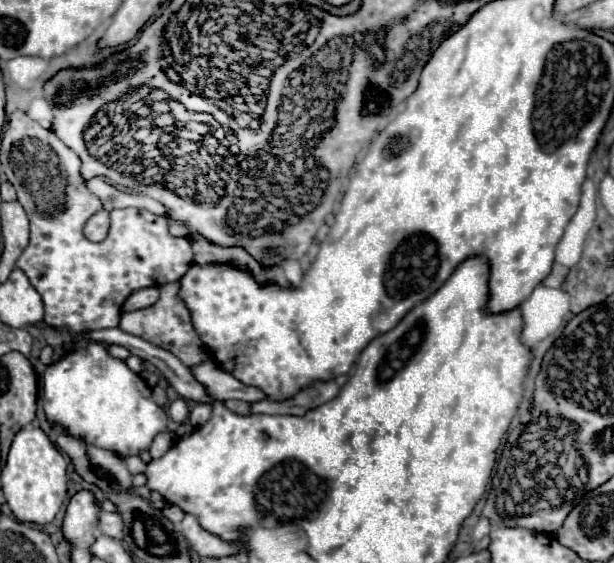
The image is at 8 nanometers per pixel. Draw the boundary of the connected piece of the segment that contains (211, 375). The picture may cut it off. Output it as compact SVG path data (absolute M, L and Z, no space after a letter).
M207 358L203 364L195 366L193 374L207 388L207 392L219 402L225 402L229 398L237 398L245 402L257 402L267 398L261 388L239 382L229 372L225 372L213 358Z

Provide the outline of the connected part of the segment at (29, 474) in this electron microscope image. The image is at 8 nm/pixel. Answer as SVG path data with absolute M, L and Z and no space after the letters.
M25 426L13 438L1 472L3 496L19 522L49 524L67 498L67 460L41 428Z

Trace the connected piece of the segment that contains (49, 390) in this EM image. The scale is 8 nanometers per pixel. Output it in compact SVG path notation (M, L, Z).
M89 342L83 344L67 356L59 358L51 366L47 366L43 374L43 406L49 422L57 422L65 426L65 430L97 448L105 448L111 452L125 456L137 456L143 450L149 450L153 438L159 432L165 432L167 428L167 414L163 408L159 408L151 396L151 388L131 372L123 360L111 358L105 350L105 344L99 342Z

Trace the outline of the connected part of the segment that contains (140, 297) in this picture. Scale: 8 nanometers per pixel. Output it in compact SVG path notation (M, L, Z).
M153 286L153 288L143 288L143 290L137 290L133 292L125 304L121 306L121 312L133 312L133 310L141 310L141 308L147 308L151 304L155 304L159 298L159 290Z

